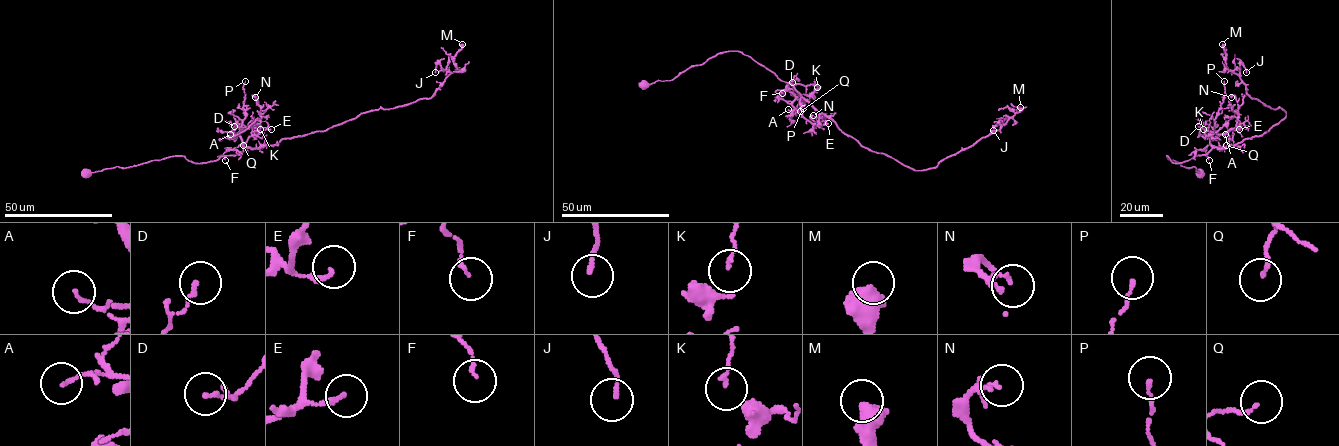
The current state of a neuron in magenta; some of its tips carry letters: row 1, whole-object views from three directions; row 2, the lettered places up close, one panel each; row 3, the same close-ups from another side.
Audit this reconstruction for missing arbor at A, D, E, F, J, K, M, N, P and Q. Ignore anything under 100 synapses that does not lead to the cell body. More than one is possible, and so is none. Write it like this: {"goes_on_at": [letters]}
{"goes_on_at": []}

